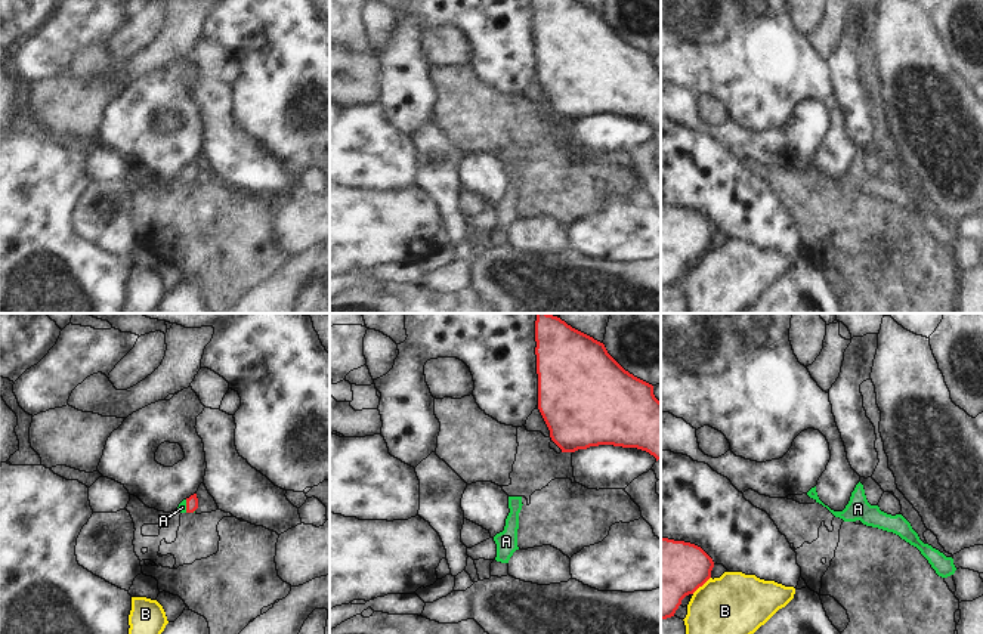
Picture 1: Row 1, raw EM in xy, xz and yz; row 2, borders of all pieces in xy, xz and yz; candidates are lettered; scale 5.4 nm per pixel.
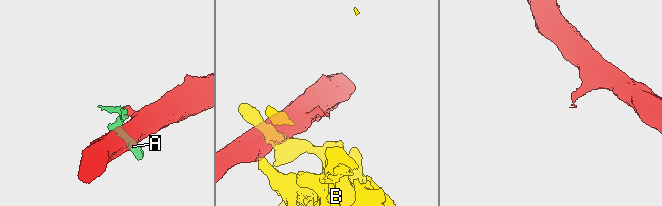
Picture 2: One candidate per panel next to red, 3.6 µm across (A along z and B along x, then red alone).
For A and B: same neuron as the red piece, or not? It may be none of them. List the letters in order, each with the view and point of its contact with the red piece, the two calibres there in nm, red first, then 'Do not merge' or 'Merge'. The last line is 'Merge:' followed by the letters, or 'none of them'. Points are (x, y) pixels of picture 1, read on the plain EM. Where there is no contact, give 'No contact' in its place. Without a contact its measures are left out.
A: Touches red at xy (186, 175). Thickness 60 nm (red) against 50 nm. Merge
B: Touches red at yz (701, 254). Thickness 380 nm (red) against 380 nm. Do not merge
Merge: A

